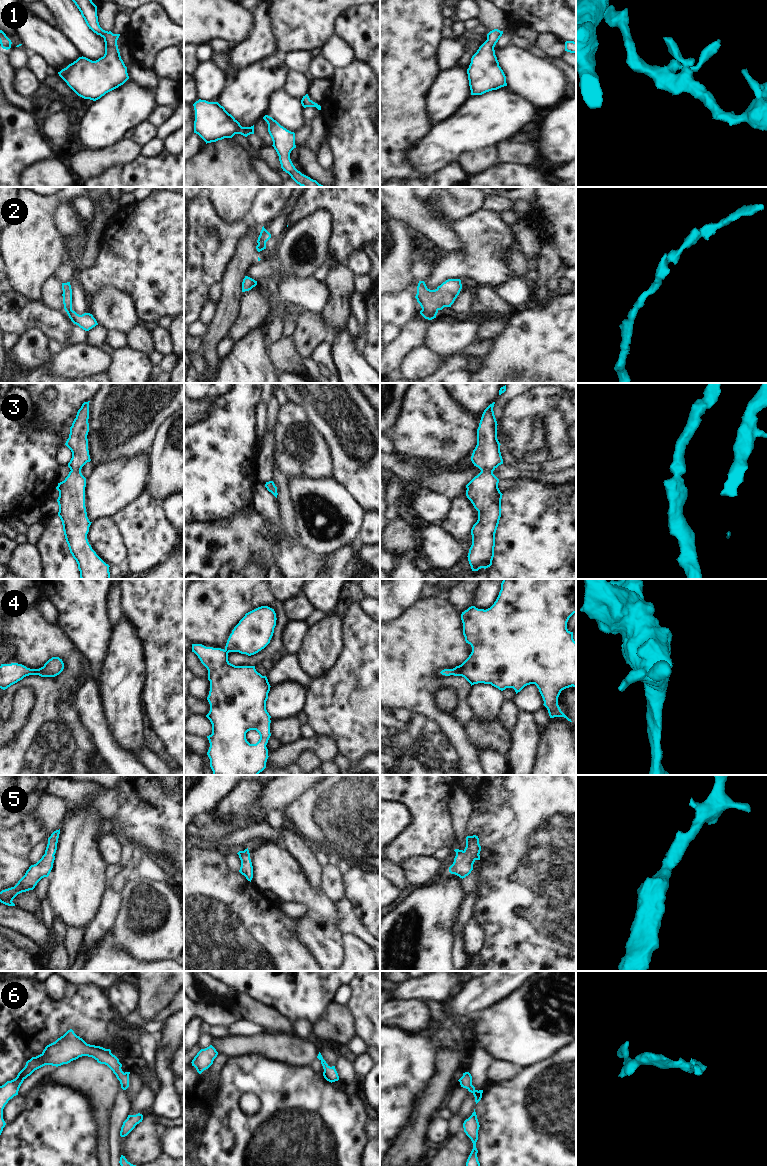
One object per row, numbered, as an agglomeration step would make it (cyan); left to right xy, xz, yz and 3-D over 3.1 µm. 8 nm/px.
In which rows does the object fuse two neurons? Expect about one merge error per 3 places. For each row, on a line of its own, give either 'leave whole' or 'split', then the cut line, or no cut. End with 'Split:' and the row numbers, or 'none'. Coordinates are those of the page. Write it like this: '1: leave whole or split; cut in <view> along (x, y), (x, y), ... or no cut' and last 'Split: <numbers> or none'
1: leave whole; no cut
2: leave whole; no cut
3: leave whole; no cut
4: leave whole; no cut
5: leave whole; no cut
6: leave whole; no cut
Split: none

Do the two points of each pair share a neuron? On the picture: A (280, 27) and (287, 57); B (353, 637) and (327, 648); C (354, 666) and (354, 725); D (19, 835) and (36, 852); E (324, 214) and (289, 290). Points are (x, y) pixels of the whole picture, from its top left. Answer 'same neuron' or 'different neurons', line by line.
A: different neurons
B: different neurons
C: same neuron
D: different neurons
E: different neurons

